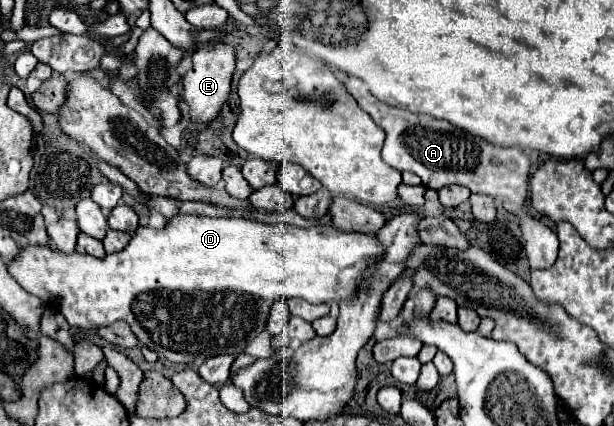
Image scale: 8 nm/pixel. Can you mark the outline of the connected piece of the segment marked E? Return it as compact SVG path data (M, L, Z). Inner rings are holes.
M211 42L201 46L191 56L191 70L183 76L183 102L189 106L191 122L207 124L217 118L221 112L221 106L229 98L231 92L231 78L235 70L235 50L229 44L223 42Z

